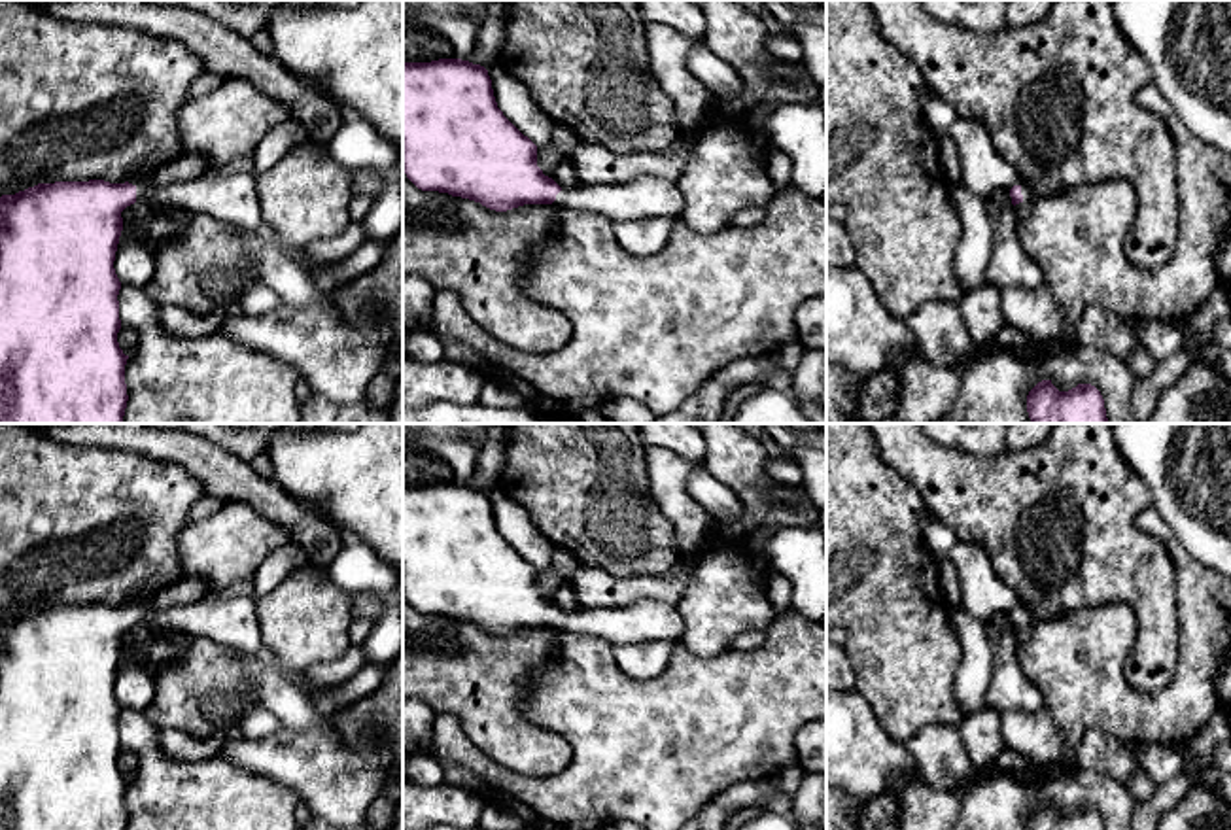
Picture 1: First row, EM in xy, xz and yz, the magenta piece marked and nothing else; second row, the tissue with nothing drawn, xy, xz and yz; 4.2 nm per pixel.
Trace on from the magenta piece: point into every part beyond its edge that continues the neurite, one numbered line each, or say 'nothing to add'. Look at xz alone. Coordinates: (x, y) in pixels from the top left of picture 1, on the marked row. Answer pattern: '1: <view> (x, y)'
1: xz (645, 197)

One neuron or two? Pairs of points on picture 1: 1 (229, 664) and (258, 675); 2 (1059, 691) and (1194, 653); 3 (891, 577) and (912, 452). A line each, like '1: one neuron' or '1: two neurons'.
1: two neurons
2: one neuron
3: two neurons

